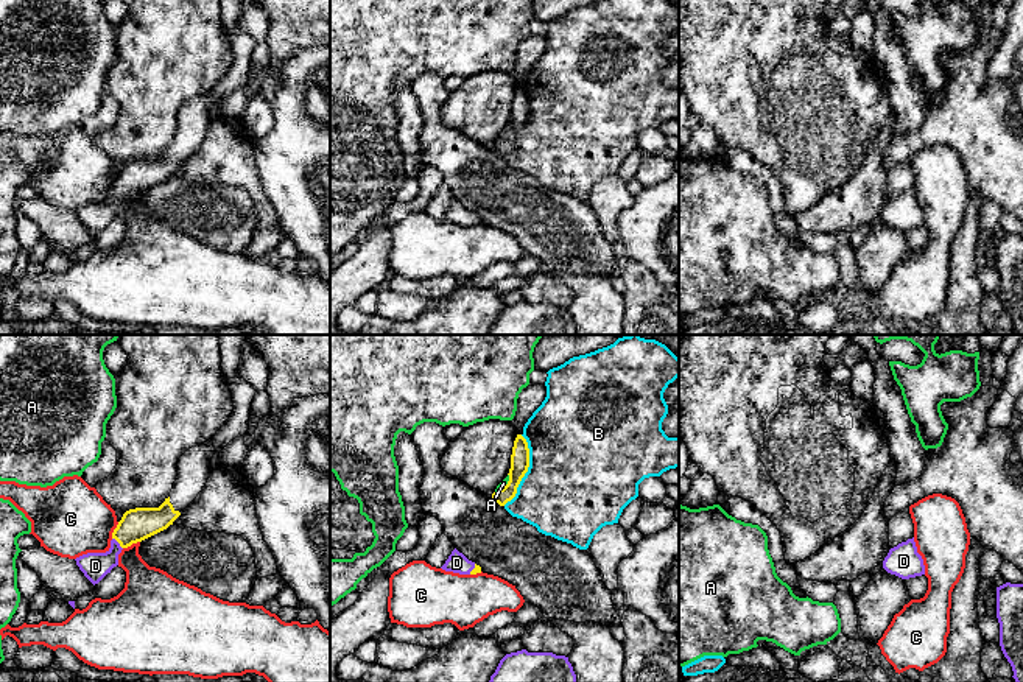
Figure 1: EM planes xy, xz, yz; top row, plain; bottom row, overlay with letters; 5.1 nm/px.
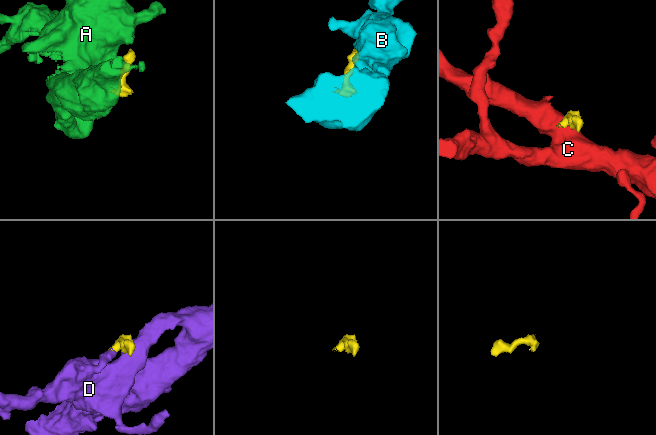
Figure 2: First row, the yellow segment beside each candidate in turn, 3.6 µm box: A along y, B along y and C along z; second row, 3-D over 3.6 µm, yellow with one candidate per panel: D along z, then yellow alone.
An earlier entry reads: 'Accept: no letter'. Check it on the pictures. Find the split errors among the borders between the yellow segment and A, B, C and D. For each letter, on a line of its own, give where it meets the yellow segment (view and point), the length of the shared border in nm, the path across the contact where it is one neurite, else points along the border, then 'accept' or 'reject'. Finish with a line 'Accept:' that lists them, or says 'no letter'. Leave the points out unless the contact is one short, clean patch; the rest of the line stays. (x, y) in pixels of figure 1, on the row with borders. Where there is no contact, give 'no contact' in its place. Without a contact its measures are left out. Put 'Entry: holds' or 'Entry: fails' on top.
Entry: fails
A: xz (506, 485) | 120 nm | along xz (508, 474), (508, 481), (495, 492) | reject
B: xz (527, 471) | 380 nm | along xz (522, 435), (528, 449), (528, 471), (517, 492), (503, 505) | reject
C: xy (114, 530) | 100 nm | along xy (119, 522), (111, 537) | reject
D: xy (119, 542) | 80 nm | across xy (136, 525), (119, 542), (95, 565) | accept
Accept: D

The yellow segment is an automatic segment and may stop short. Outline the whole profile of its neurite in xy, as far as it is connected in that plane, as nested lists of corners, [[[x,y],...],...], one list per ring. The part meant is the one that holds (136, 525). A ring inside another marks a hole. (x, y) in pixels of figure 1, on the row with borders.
[[[213,439],[188,448],[179,458],[178,476],[170,497],[159,508],[126,511],[112,533],[111,548],[106,553],[87,553],[75,559],[79,570],[93,585],[118,565],[118,554],[123,548],[173,525],[206,486],[212,473],[210,466],[215,453]]]

